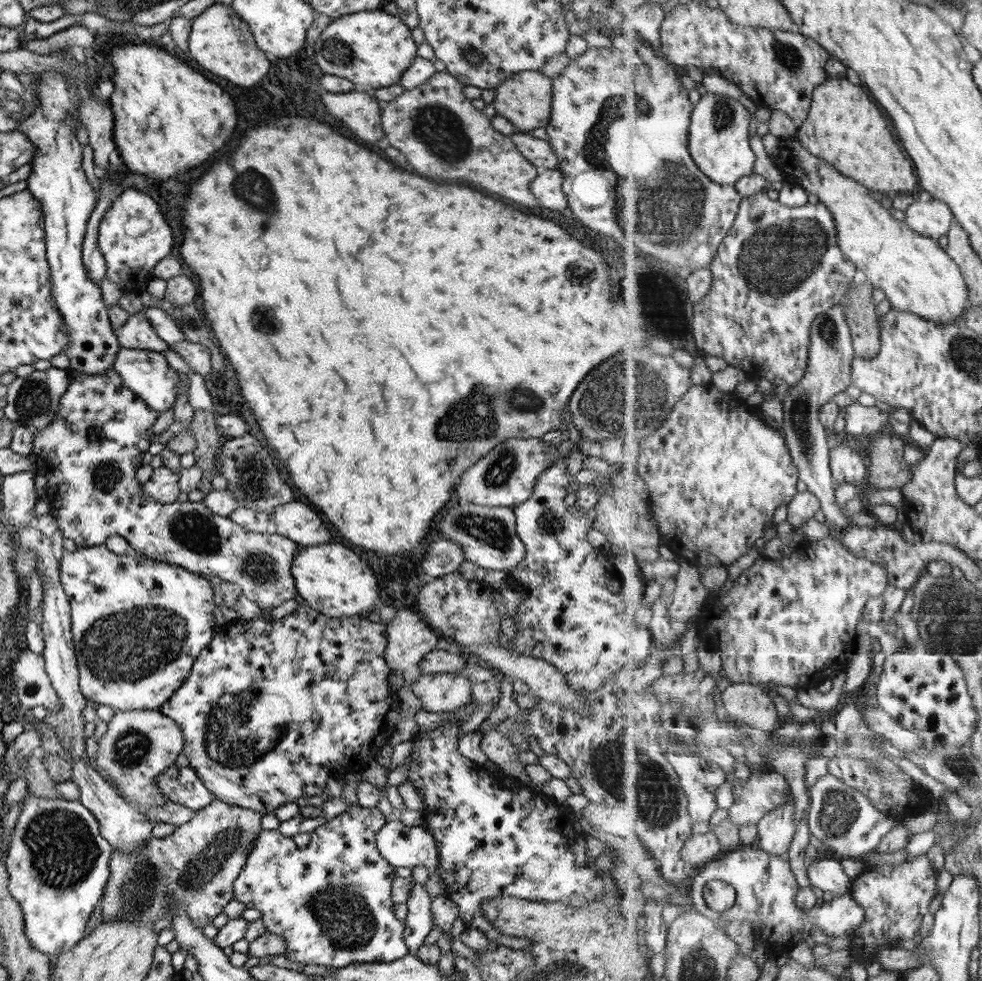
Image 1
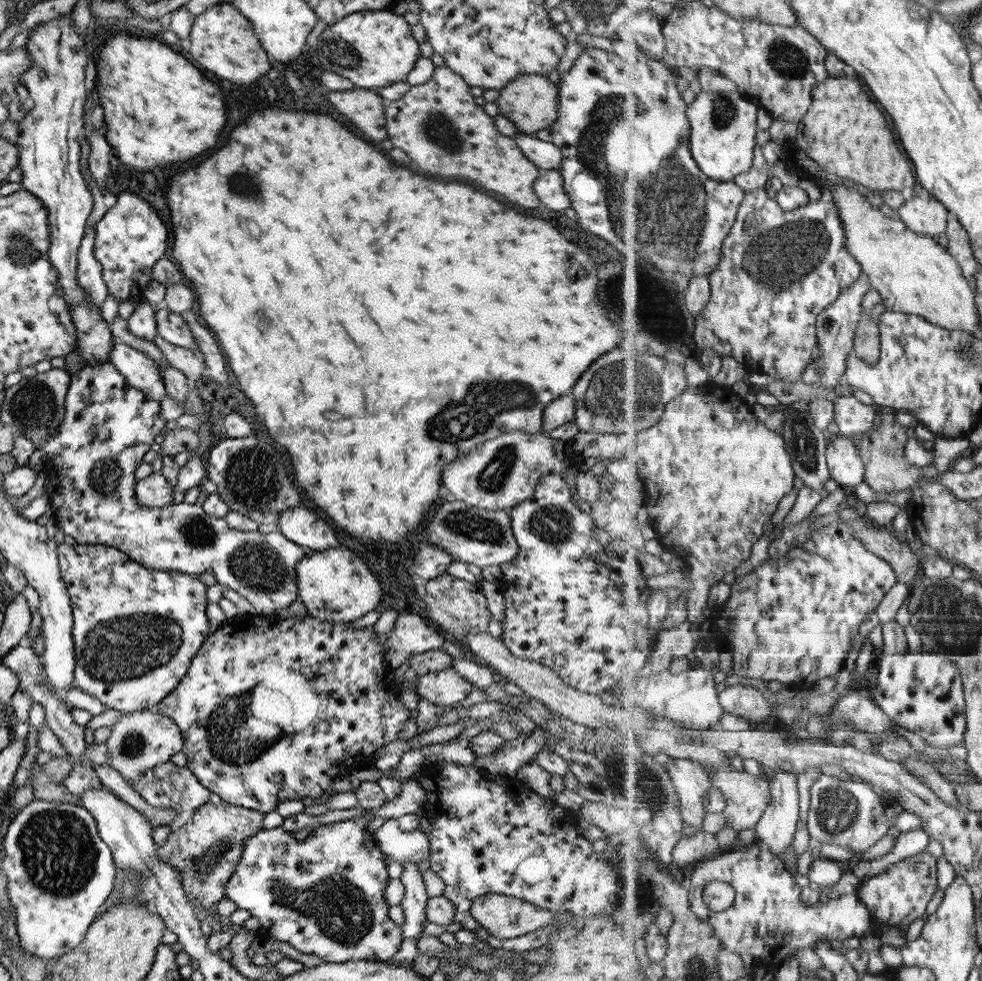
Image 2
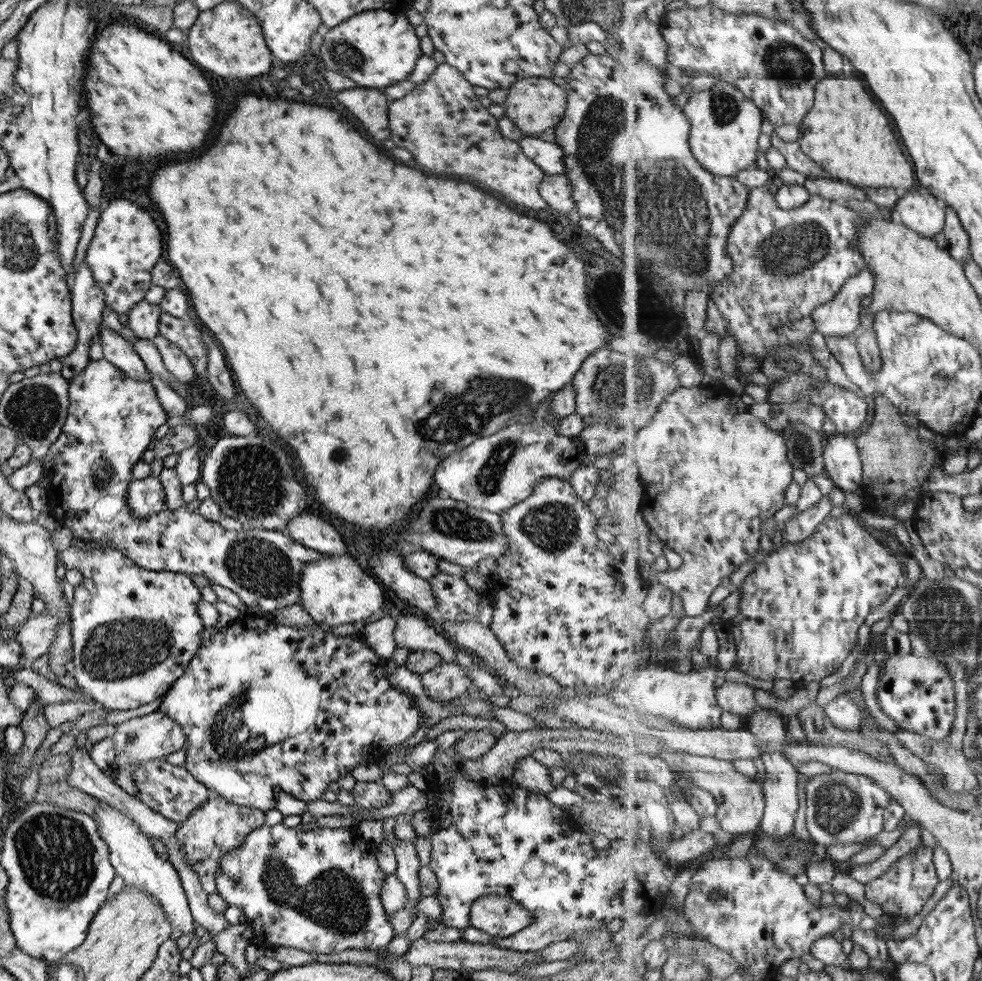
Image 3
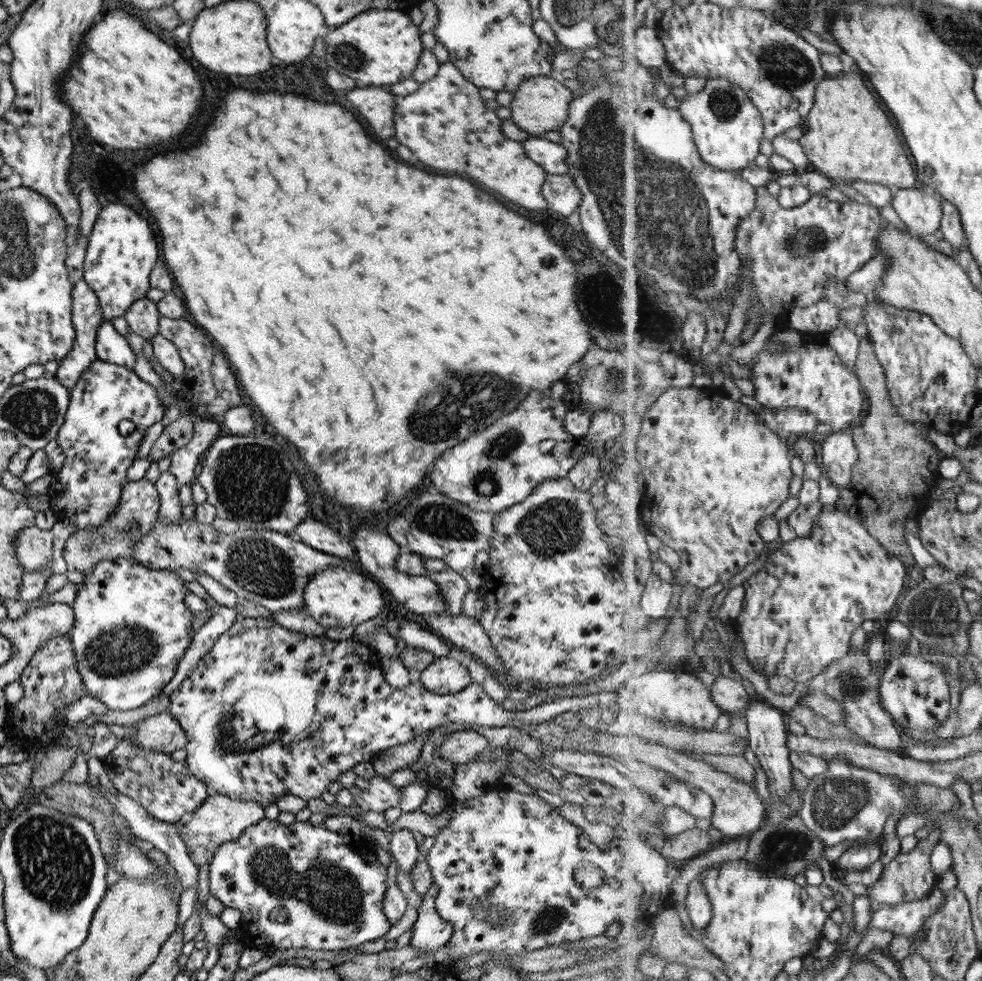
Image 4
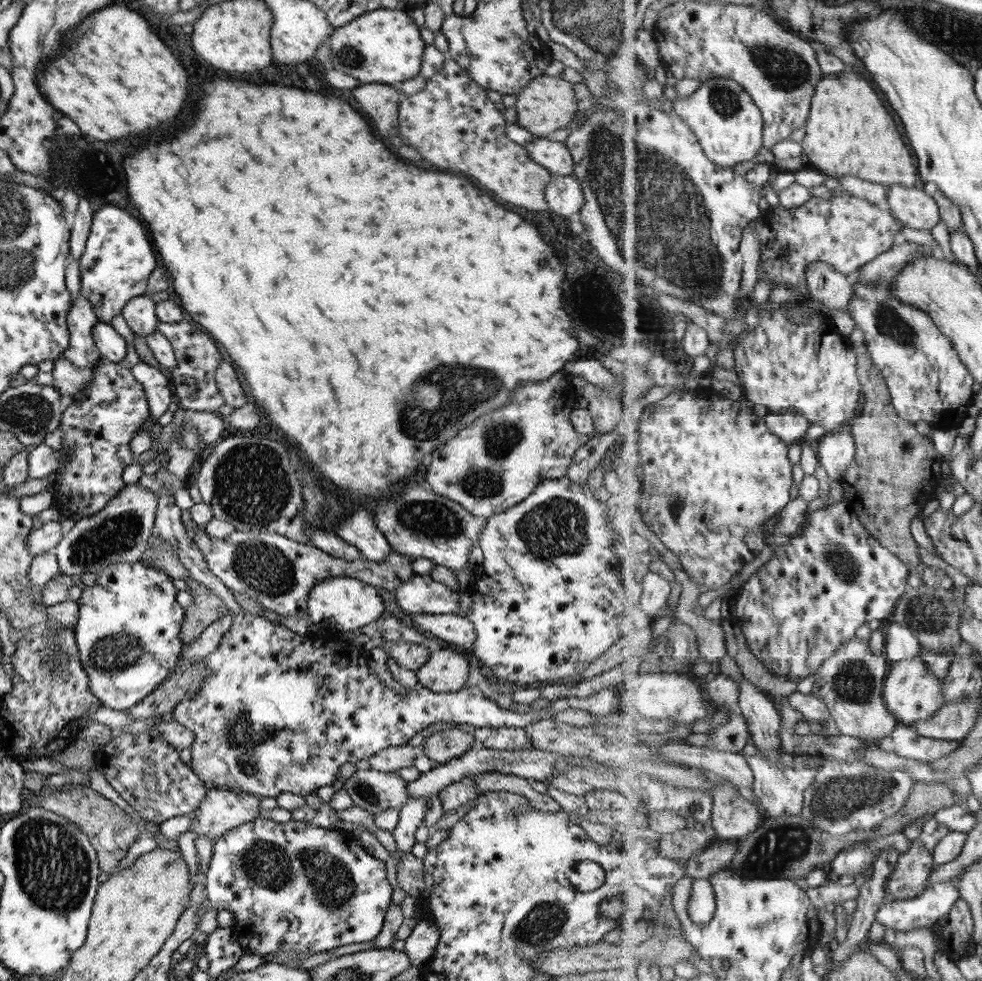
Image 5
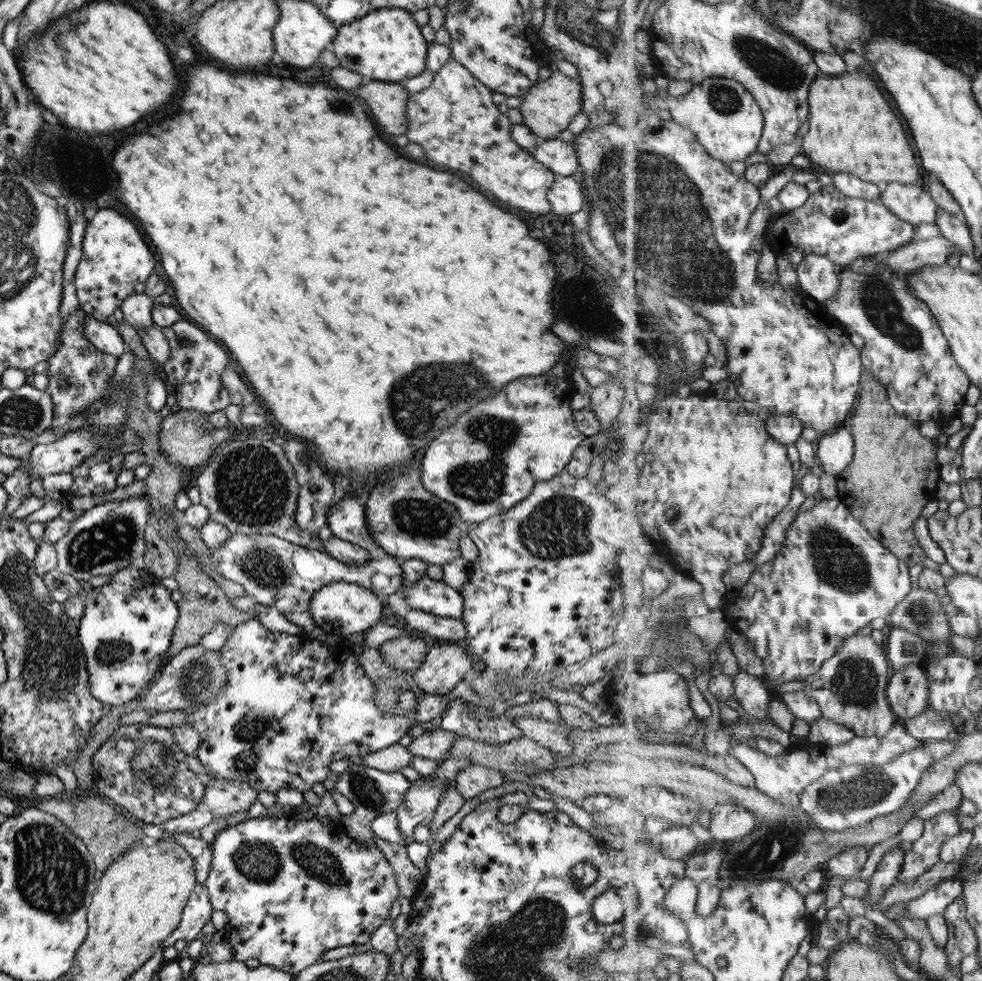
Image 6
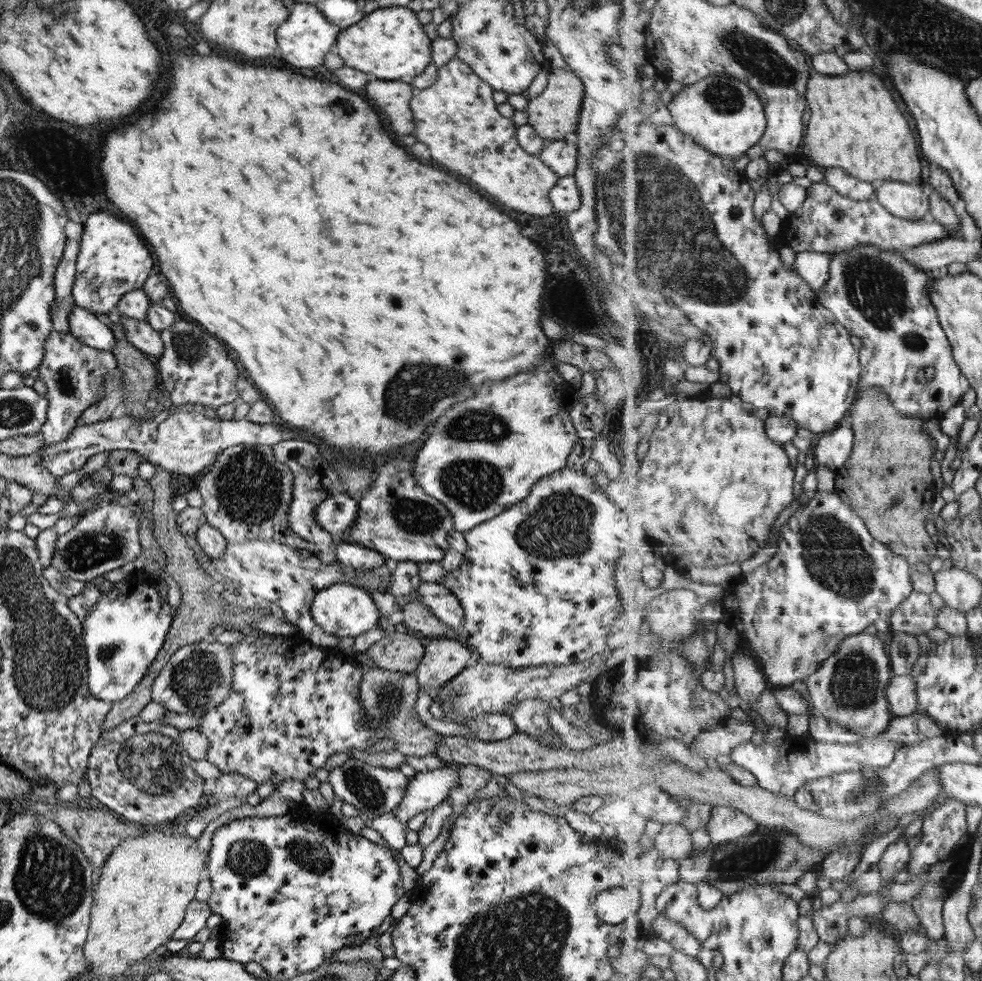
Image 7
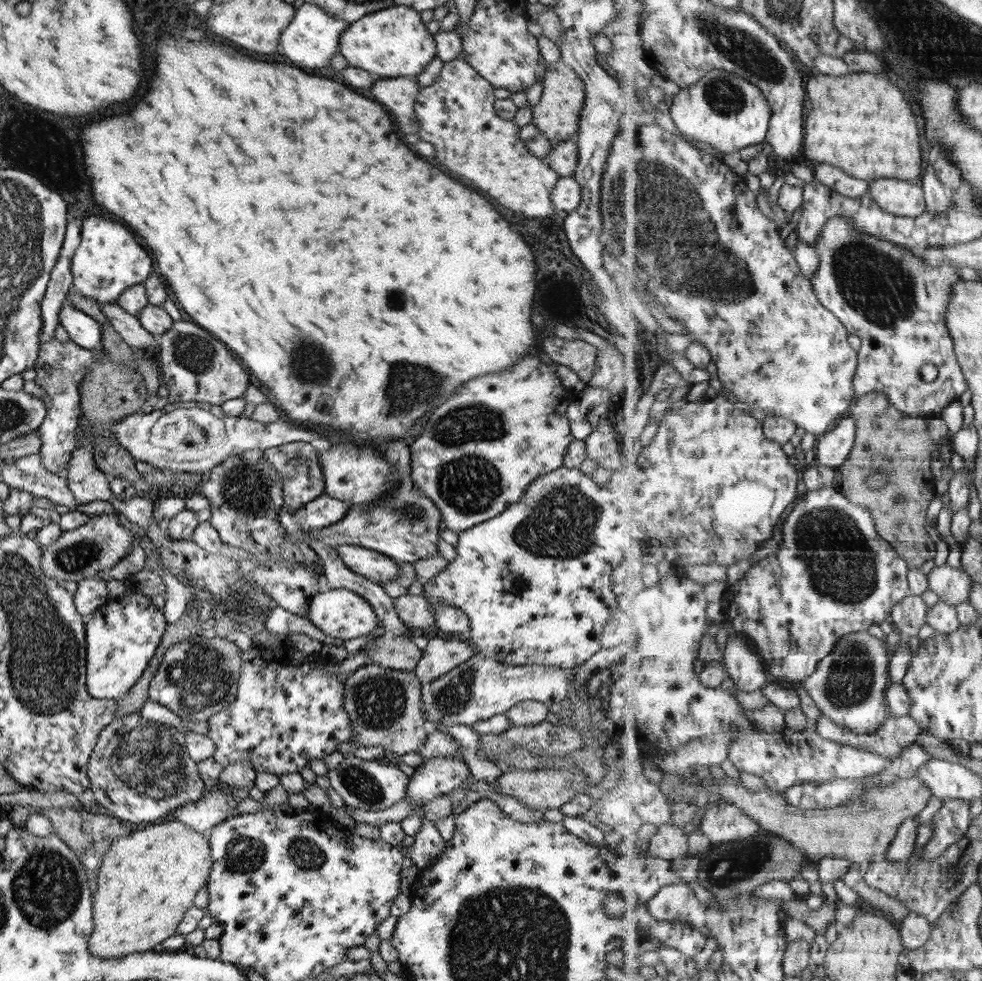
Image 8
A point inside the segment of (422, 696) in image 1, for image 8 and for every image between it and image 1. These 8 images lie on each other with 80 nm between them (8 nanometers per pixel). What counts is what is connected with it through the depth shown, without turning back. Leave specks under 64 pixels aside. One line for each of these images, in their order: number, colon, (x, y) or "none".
2: (445, 687)
3: (445, 681)
4: (444, 676)
5: (445, 671)
6: (445, 664)
7: (442, 658)
8: (438, 657)

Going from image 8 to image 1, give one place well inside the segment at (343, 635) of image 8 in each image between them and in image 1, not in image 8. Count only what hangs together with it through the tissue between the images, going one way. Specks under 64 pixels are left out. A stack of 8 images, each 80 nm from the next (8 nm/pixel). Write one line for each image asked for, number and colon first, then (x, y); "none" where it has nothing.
1: (331, 580)
2: (334, 585)
3: (333, 590)
4: (334, 597)
5: (341, 603)
6: (343, 608)
7: (343, 610)

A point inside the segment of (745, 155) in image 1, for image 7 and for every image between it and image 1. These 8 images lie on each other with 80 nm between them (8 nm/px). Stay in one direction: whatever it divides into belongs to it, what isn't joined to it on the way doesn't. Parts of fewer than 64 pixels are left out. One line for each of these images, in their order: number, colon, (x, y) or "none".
2: (724, 124)
3: (726, 125)
4: (727, 126)
5: (728, 124)
6: (725, 116)
7: (724, 115)

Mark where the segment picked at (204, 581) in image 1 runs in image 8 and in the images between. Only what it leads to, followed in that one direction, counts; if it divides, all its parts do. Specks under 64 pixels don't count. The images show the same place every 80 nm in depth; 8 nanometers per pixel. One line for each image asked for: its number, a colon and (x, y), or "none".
2: (135, 630)
3: (133, 632)
4: (131, 626)
5: (126, 632)
6: (125, 628)
7: (123, 632)
8: (121, 636)

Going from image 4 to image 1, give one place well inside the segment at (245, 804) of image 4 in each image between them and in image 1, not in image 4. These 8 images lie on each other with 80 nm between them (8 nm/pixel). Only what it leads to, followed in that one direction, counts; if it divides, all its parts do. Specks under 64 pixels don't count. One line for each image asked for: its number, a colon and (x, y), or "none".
1: (193, 868)
2: (204, 851)
3: (217, 826)

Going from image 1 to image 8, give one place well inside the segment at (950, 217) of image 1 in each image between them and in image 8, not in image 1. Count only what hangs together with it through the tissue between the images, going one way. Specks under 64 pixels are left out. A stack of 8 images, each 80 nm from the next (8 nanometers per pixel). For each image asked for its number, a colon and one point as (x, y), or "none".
2: (929, 216)
3: (925, 214)
4: (922, 213)
5: (915, 207)
6: (913, 203)
7: (906, 200)
8: (898, 197)

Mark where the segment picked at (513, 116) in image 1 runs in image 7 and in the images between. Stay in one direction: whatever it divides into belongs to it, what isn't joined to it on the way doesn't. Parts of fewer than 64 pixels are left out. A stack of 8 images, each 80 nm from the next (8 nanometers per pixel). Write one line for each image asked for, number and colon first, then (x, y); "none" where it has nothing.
2: (529, 102)
3: (533, 104)
4: (539, 104)
5: (545, 104)
6: (549, 106)
7: (553, 113)

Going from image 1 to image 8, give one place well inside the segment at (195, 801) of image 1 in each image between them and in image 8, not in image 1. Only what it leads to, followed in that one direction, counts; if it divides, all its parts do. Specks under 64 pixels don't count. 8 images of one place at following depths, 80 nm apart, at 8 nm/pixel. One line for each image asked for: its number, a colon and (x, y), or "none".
2: (164, 786)
3: (169, 790)
4: (166, 789)
5: (143, 769)
6: (139, 769)
7: (137, 770)
8: (137, 769)

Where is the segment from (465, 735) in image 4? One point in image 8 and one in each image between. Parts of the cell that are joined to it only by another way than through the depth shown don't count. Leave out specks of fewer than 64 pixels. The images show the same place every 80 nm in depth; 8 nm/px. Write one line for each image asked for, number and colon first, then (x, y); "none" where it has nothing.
5: (439, 747)
6: (429, 744)
7: (387, 697)
8: (382, 705)

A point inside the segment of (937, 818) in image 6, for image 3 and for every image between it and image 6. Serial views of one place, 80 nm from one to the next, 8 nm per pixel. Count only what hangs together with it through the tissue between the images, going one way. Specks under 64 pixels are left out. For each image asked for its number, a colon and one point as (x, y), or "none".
3: (904, 889)
4: (910, 877)
5: (910, 878)

